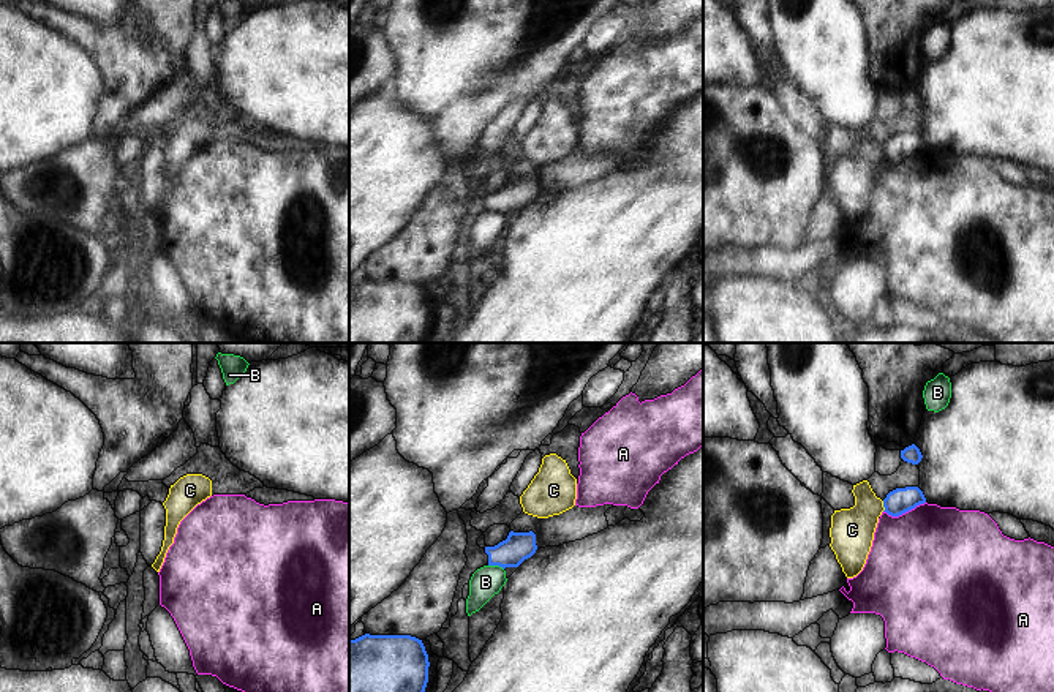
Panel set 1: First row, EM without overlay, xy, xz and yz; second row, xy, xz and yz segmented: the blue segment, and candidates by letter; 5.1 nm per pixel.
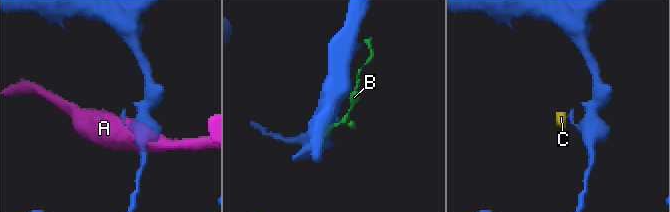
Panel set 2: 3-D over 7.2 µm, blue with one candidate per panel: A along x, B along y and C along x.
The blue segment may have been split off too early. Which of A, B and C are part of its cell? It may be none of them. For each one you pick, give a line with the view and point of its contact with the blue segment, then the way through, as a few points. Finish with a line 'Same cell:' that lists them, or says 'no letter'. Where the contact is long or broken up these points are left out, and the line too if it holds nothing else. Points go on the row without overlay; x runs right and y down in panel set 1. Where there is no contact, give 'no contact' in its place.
Same cell: no letter

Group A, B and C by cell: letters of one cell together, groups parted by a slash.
A / B / C

